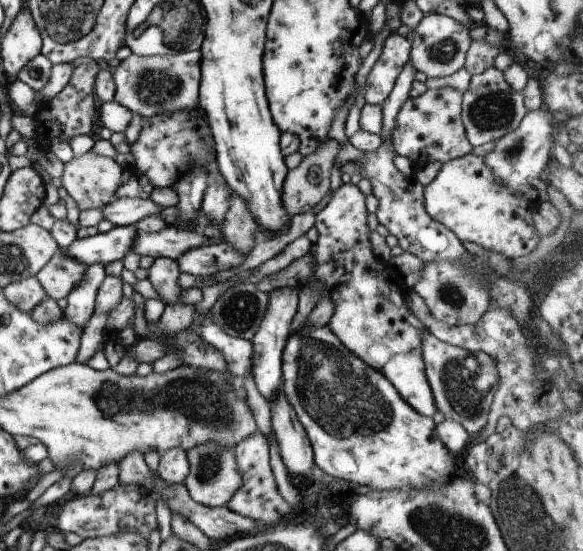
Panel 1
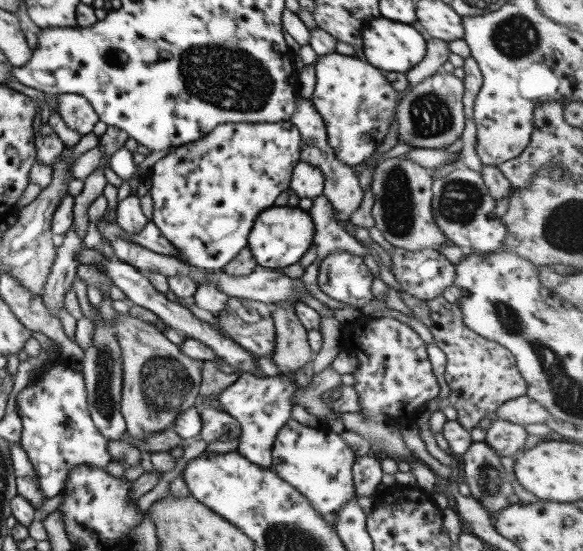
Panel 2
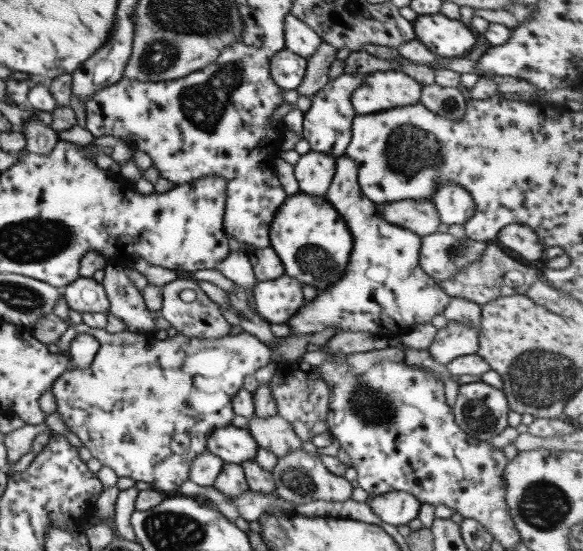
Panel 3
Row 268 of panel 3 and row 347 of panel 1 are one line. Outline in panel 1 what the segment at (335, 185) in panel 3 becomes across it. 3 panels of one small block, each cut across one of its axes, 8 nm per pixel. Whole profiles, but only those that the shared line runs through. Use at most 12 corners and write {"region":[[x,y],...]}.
{"region":[[366,196],[315,220],[329,329],[427,417],[427,326],[372,251]]}

